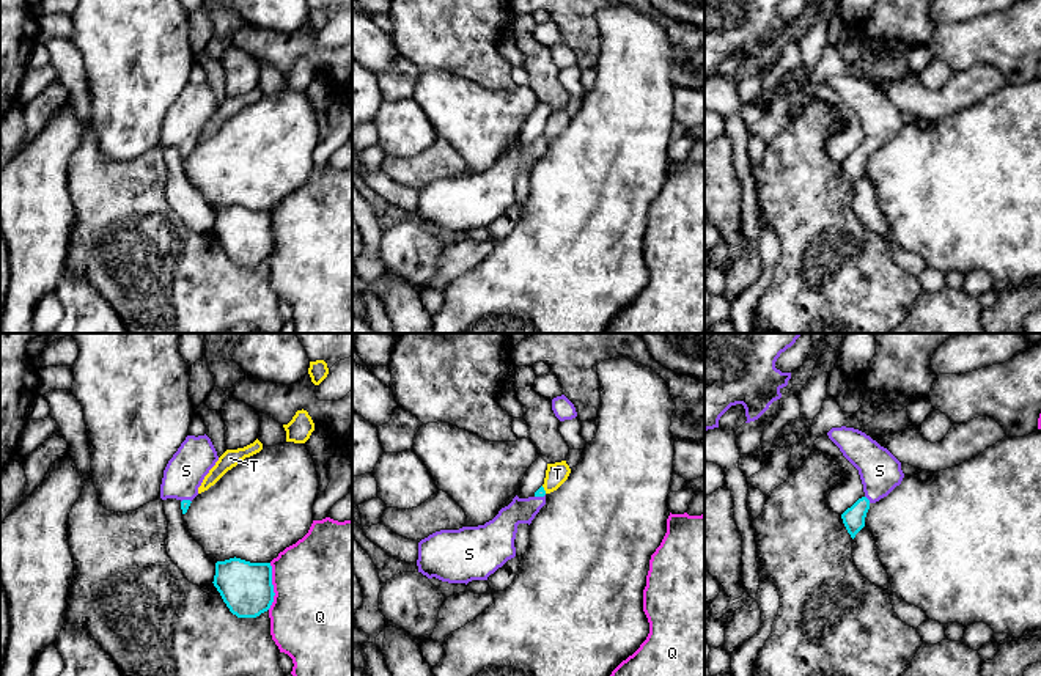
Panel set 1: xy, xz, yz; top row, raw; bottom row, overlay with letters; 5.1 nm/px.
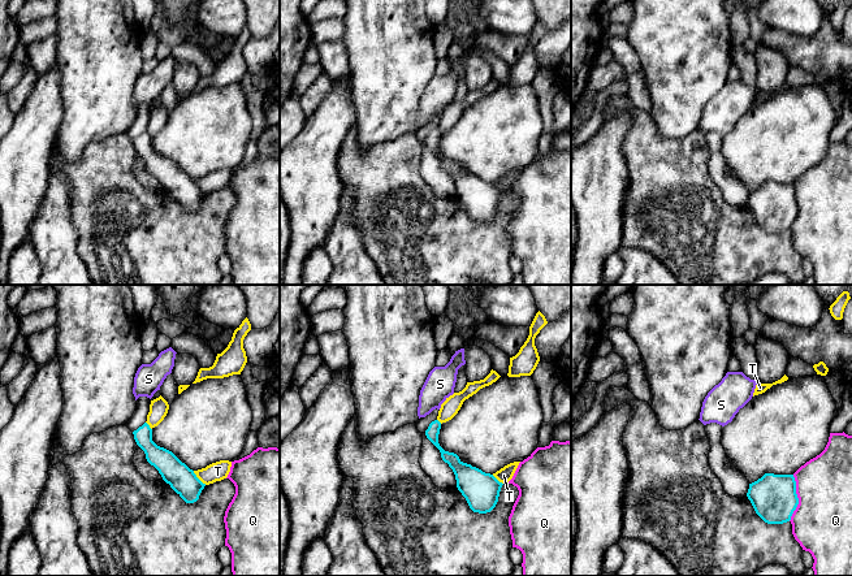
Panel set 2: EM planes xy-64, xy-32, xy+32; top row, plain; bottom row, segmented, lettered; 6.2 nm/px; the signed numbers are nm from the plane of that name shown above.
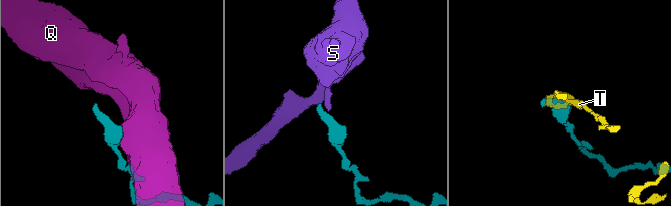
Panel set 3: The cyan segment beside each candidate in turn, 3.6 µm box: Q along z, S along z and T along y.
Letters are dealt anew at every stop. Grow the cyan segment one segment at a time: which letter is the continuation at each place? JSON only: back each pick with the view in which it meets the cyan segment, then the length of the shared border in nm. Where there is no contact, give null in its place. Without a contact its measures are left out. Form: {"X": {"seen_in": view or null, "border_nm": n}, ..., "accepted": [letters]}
{"S": {"seen_in": "yz", "border_nm": 50}, "accepted": ["S"]}

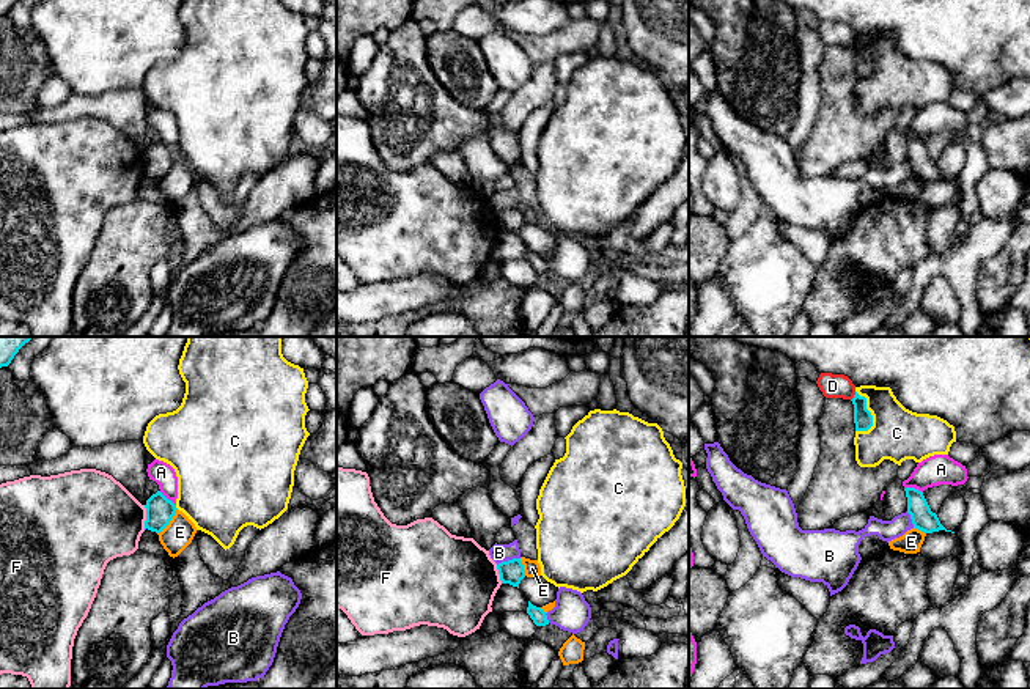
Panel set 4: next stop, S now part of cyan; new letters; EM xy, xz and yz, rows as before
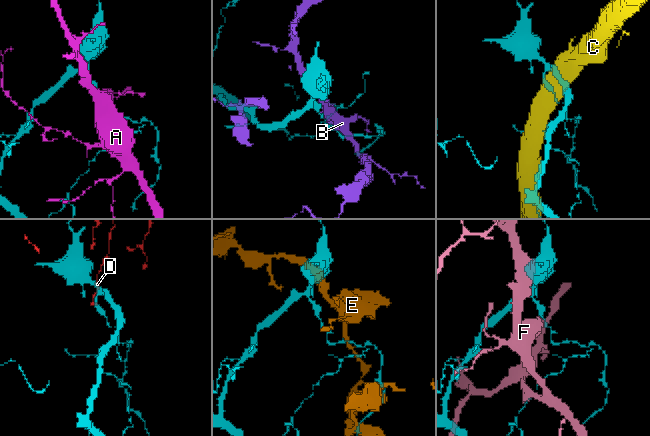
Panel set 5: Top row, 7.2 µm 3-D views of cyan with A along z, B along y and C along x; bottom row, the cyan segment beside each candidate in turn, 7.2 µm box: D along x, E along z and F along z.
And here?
{"accepted": []}

